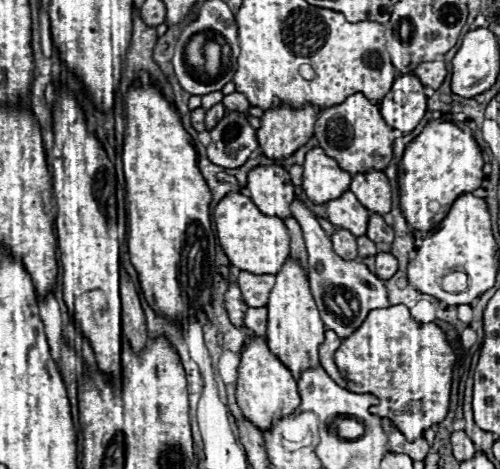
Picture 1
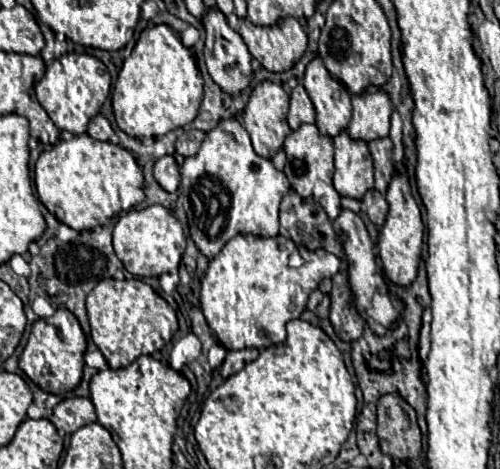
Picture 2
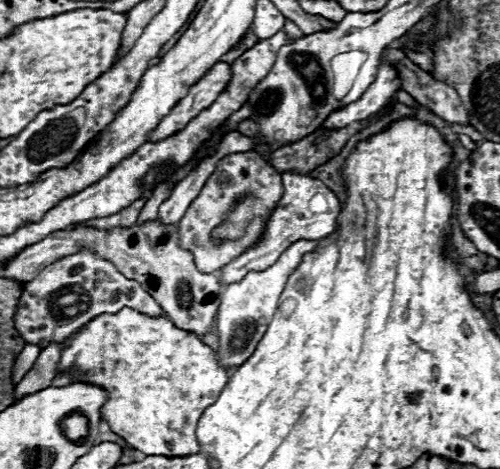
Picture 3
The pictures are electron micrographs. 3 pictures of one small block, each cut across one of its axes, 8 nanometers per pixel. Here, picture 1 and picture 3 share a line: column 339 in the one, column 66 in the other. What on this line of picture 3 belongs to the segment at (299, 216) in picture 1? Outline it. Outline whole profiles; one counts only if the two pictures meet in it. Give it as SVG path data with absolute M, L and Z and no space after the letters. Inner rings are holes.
M82 248L76 254L48 264L34 280L24 284L14 322L26 342L44 348L50 340L60 344L70 332L84 326L94 316L116 314L124 306L148 316L164 314L158 302L136 280L128 280L114 268L112 262L102 260L88 248Z

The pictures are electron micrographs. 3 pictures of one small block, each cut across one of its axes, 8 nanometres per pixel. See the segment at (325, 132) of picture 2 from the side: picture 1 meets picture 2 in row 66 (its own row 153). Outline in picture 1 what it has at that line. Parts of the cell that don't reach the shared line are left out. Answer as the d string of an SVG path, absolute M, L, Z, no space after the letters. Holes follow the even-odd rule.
M316 146L306 154L302 188L312 202L324 204L326 200L334 200L334 196L342 196L350 188L350 180L352 174L342 170L322 148Z

